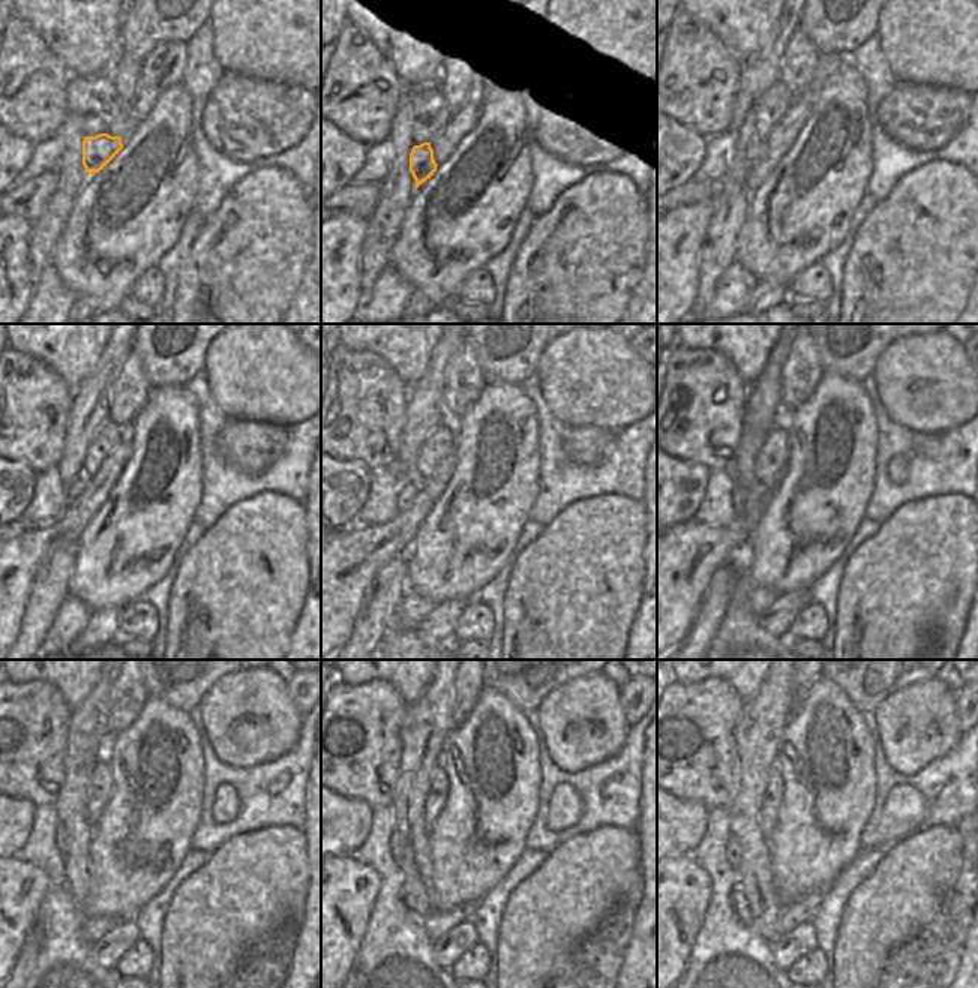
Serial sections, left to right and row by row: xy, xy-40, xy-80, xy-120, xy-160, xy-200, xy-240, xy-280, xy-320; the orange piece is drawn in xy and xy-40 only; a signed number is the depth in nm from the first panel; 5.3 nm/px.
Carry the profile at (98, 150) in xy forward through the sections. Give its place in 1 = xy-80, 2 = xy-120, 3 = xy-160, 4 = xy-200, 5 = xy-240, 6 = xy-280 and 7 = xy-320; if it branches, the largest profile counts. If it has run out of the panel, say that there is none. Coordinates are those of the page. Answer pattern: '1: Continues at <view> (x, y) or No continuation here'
1: Continues at xy-80 (756, 149)
2: Continues at xy-120 (74, 491)
3: Continues at xy-160 (408, 489)
4: Continues at xy-200 (738, 496)
5: Continues at xy-240 (62, 840)
6: Continues at xy-280 (396, 843)
7: Continues at xy-320 (732, 850).

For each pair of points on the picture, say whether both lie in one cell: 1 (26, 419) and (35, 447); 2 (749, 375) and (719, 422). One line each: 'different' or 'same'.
1: same
2: different

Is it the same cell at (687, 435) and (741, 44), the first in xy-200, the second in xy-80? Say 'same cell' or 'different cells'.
different cells

